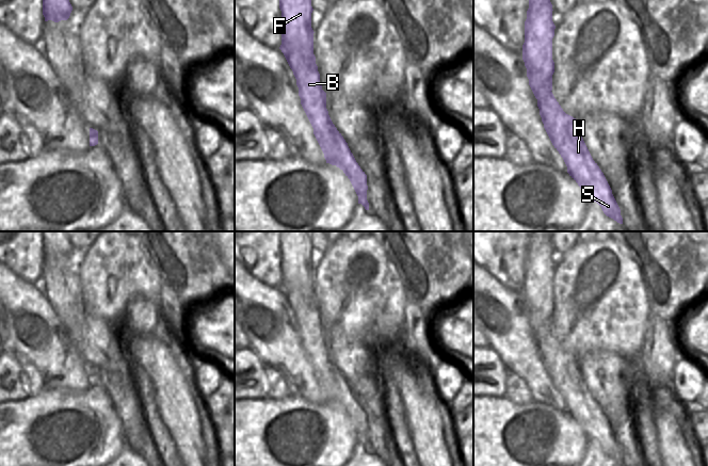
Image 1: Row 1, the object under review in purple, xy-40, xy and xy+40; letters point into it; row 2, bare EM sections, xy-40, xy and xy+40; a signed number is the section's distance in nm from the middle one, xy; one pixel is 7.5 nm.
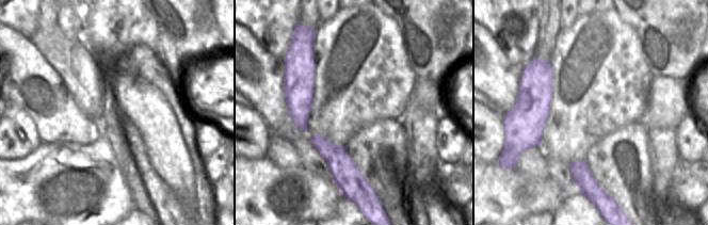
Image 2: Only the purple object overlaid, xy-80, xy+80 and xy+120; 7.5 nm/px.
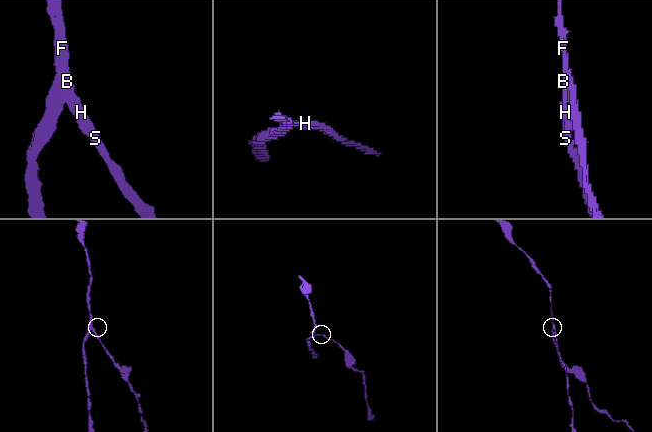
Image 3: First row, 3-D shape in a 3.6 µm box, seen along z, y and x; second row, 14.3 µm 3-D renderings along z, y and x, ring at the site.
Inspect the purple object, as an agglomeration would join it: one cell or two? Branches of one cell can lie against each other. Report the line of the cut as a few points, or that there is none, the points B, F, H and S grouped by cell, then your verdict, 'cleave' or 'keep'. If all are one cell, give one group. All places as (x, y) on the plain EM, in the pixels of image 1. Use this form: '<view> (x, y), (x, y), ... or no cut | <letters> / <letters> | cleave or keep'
xy (314, 293), (309, 299), (293, 293), (292, 309) | B H S / F | cleave

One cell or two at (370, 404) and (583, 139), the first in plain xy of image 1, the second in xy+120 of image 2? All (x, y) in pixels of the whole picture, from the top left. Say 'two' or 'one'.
two

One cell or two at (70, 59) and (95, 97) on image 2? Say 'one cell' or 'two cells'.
one cell

